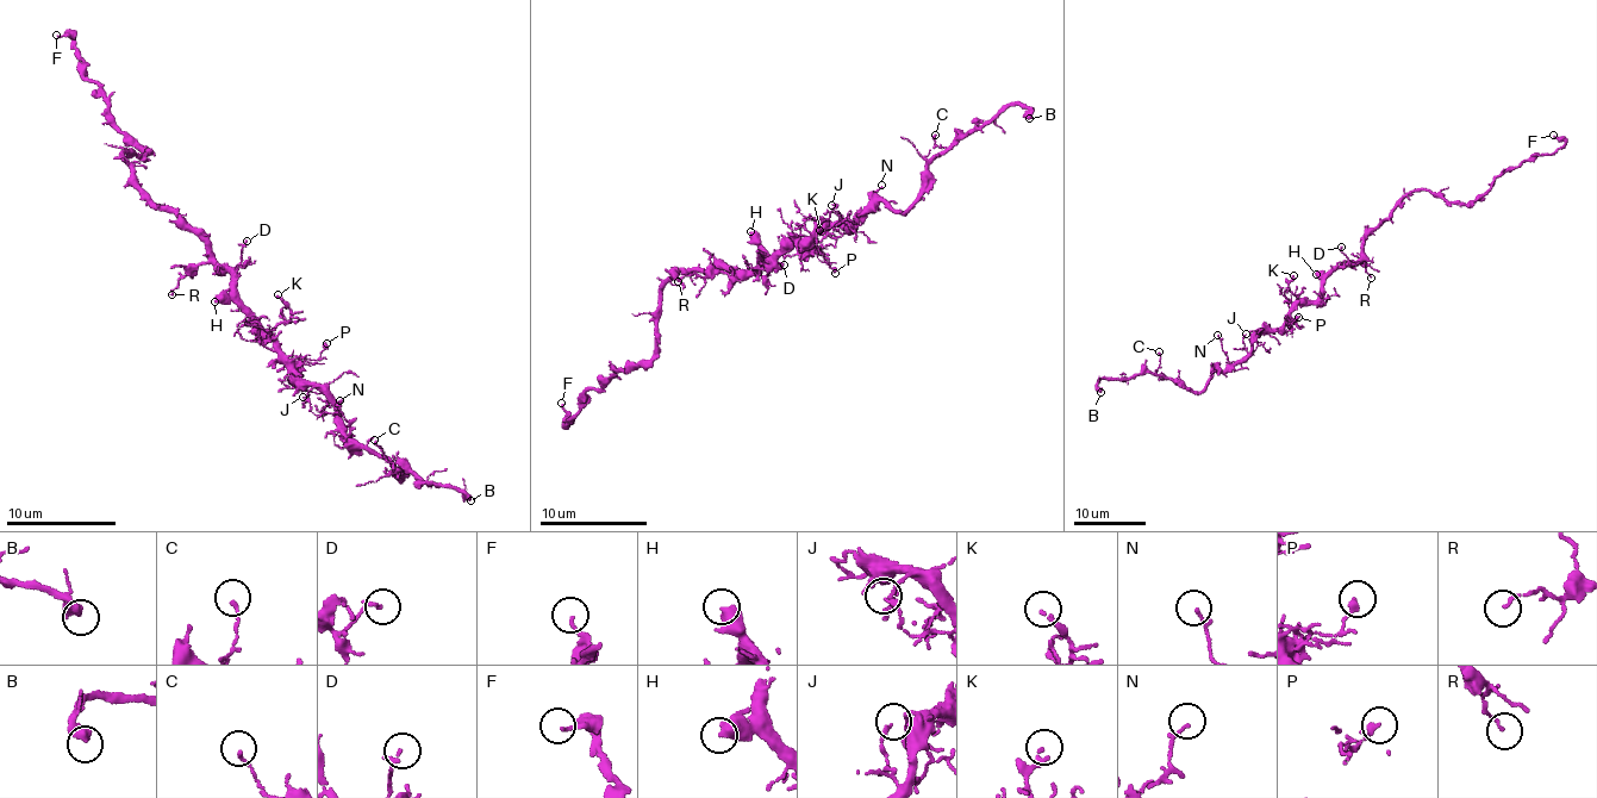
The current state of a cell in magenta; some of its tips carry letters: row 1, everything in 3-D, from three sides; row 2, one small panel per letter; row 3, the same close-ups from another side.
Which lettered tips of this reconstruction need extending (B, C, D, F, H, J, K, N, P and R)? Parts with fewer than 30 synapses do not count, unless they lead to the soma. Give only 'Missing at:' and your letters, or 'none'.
Missing at: B

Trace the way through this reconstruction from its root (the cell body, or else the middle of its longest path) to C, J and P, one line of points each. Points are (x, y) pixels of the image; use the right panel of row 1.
C: (1328, 276), (1320, 295), (1259, 334), (1236, 363), (1210, 369), (1199, 392), (1159, 374), (1159, 351)
J: (1328, 276), (1320, 295), (1311, 303), (1299, 304), (1280, 326), (1259, 334), (1248, 351), (1242, 340), (1246, 334)
P: (1328, 276), (1320, 295), (1311, 303), (1298, 304), (1290, 312), (1291, 323), (1298, 317)

